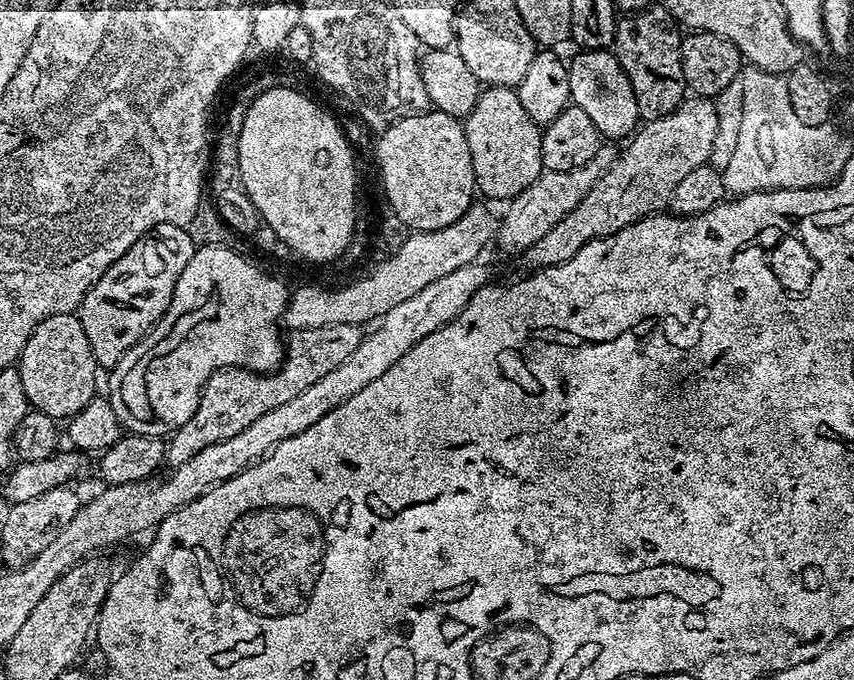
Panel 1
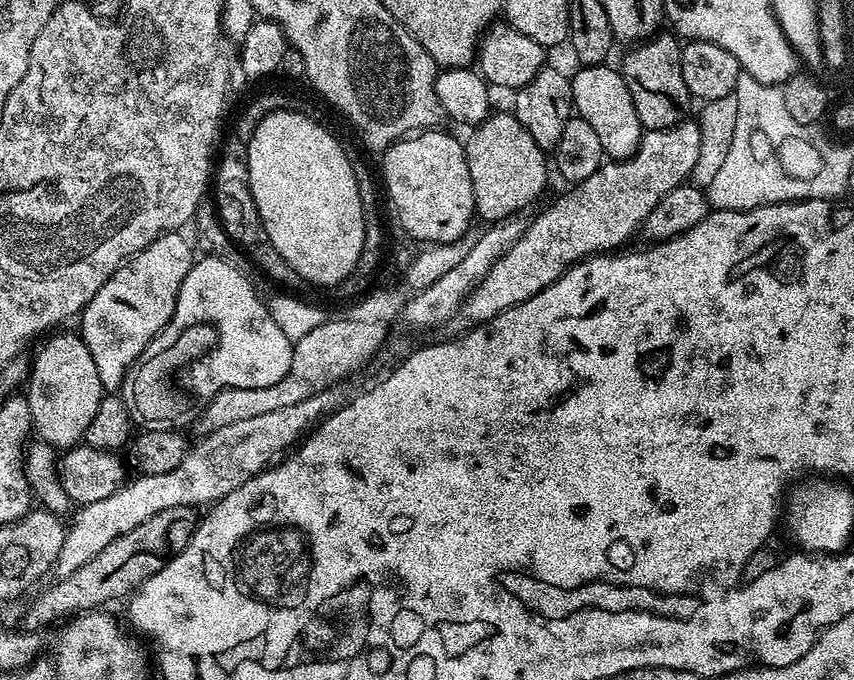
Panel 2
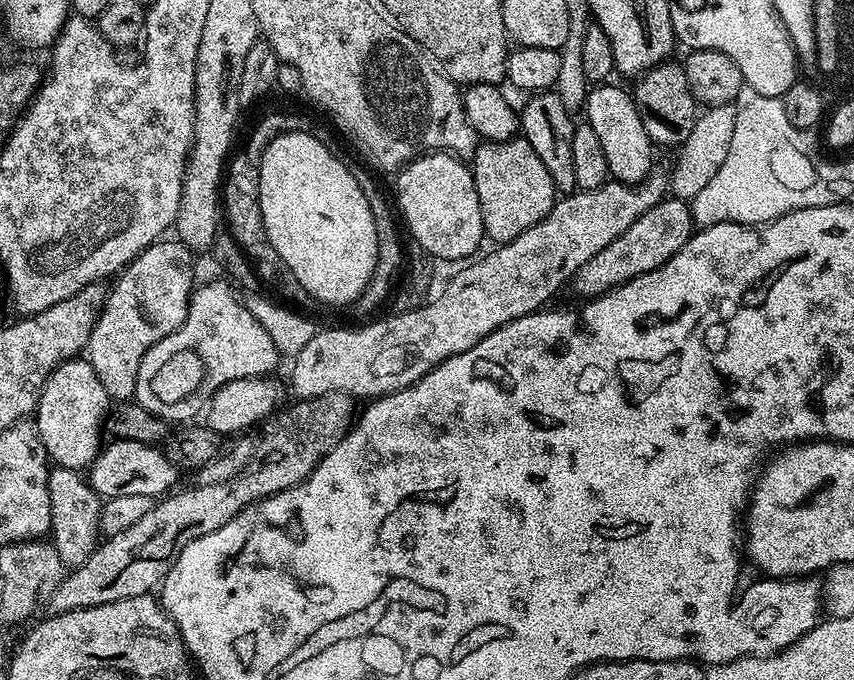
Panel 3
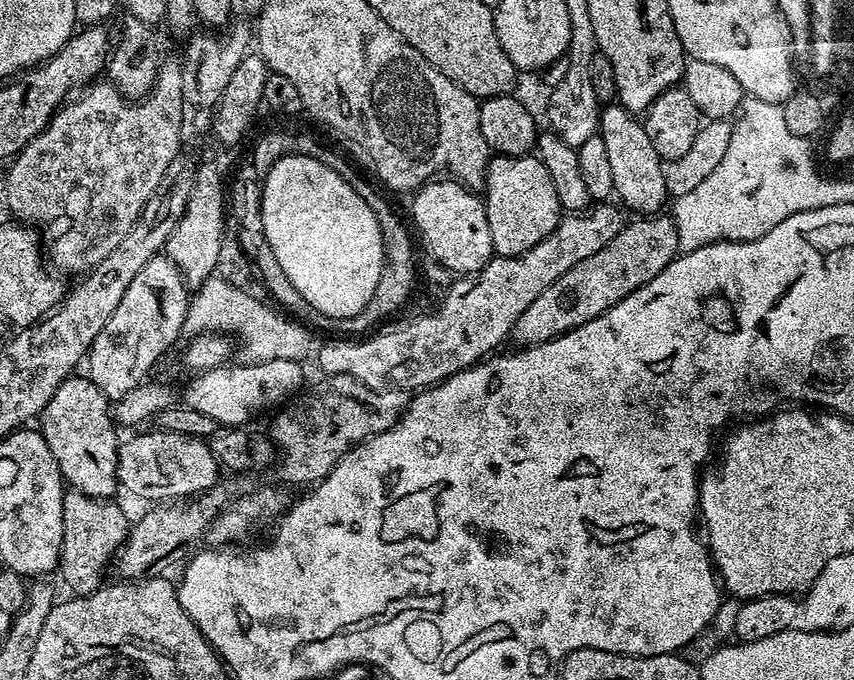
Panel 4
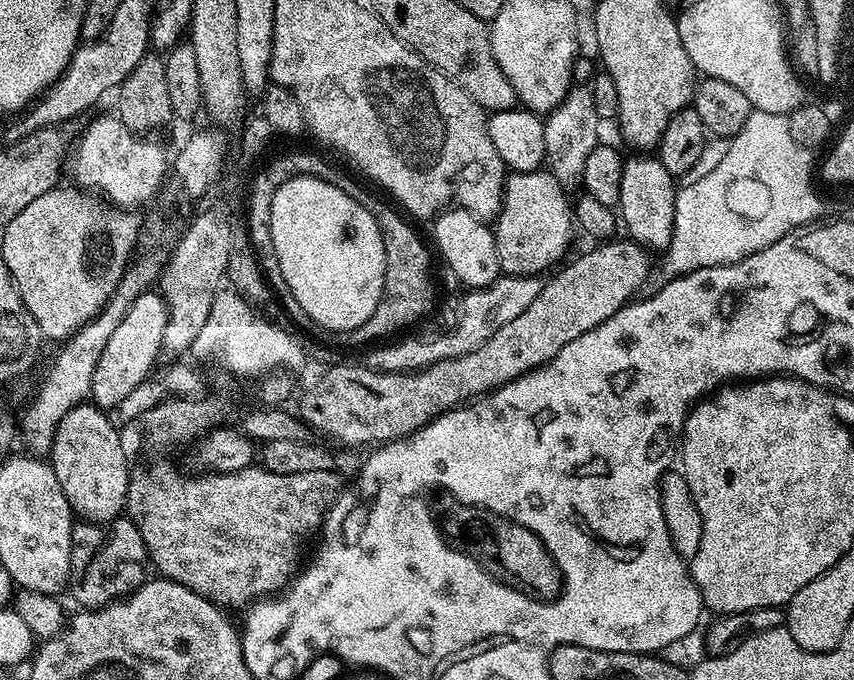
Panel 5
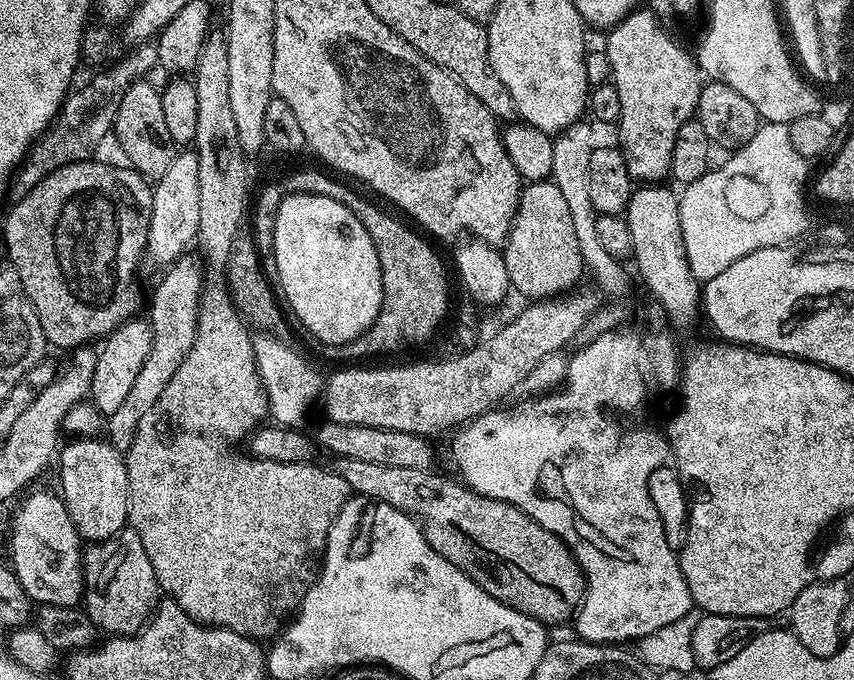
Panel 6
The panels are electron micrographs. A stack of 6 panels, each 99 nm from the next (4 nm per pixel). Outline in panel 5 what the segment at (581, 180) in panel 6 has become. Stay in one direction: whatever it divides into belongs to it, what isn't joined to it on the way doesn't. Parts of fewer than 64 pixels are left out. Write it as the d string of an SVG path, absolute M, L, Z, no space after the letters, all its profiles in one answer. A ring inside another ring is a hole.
M588 86L569 88L555 110L547 113L544 120L546 168L554 174L554 178L558 178L558 182L565 190L572 190L575 184L577 187L581 183L582 166L586 166L586 158L590 150L594 150L596 145L601 143L600 128L602 128L602 121L598 118L598 110L594 110L592 89Z

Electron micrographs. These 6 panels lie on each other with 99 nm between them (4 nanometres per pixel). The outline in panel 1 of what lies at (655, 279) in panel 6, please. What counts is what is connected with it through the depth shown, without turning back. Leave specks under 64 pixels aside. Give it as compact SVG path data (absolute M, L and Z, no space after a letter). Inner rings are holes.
M608 50L603 52L577 51L568 64L568 77L572 95L571 103L586 110L590 122L594 122L594 126L605 141L617 142L616 140L620 139L623 141L637 131L642 120L638 110L638 101L634 98L630 78L626 78L615 54Z

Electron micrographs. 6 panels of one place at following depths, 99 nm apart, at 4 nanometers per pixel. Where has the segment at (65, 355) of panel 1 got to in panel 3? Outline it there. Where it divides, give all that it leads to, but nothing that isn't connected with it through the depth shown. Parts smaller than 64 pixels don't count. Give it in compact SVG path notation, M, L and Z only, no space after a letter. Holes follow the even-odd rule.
M84 358L64 360L46 378L34 413L36 432L48 452L49 461L61 468L87 469L102 447L100 428L105 427L110 398L94 374L94 366Z

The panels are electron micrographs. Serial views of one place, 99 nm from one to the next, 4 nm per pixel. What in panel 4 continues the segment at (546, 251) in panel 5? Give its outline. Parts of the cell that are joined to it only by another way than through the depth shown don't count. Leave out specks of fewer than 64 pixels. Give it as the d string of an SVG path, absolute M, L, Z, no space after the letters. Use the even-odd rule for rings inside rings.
M535 154L527 156L493 155L488 161L488 174L484 179L482 199L486 222L490 222L490 242L498 256L526 254L538 242L560 225L562 209L550 170Z

